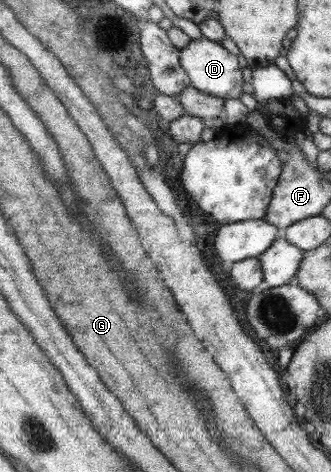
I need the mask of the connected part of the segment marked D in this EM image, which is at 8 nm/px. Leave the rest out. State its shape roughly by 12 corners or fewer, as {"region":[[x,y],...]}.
{"region":[[190,40],[179,64],[190,86],[225,100],[242,95],[236,57]]}

